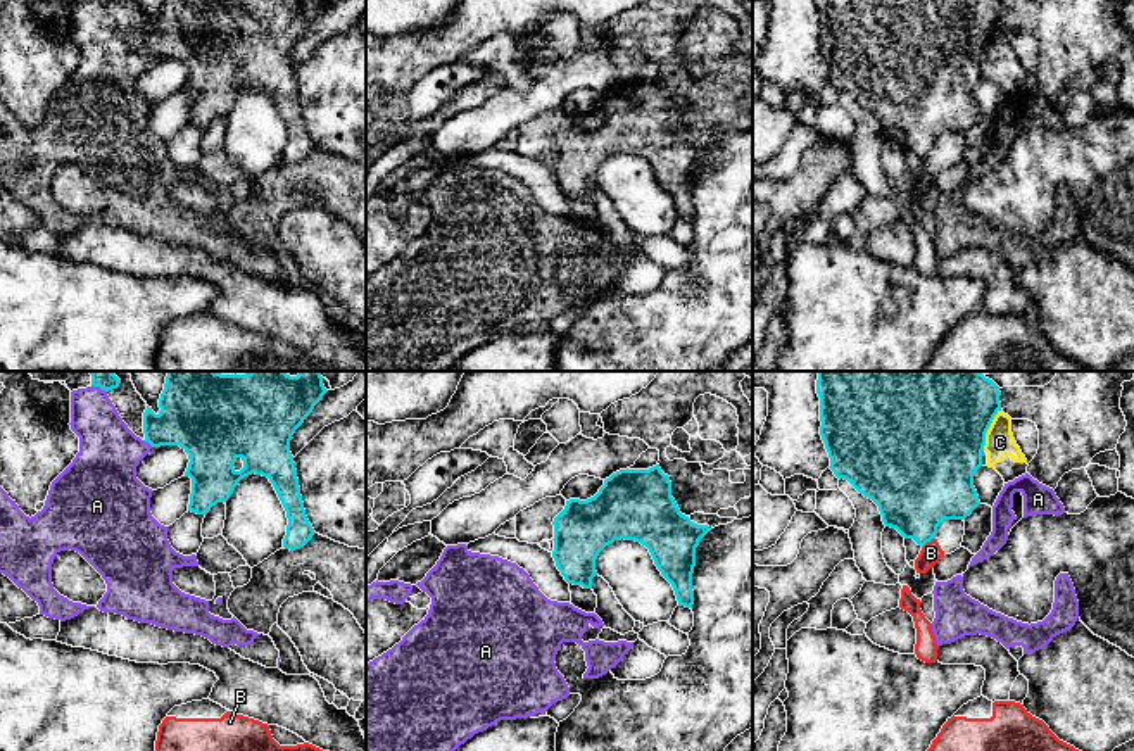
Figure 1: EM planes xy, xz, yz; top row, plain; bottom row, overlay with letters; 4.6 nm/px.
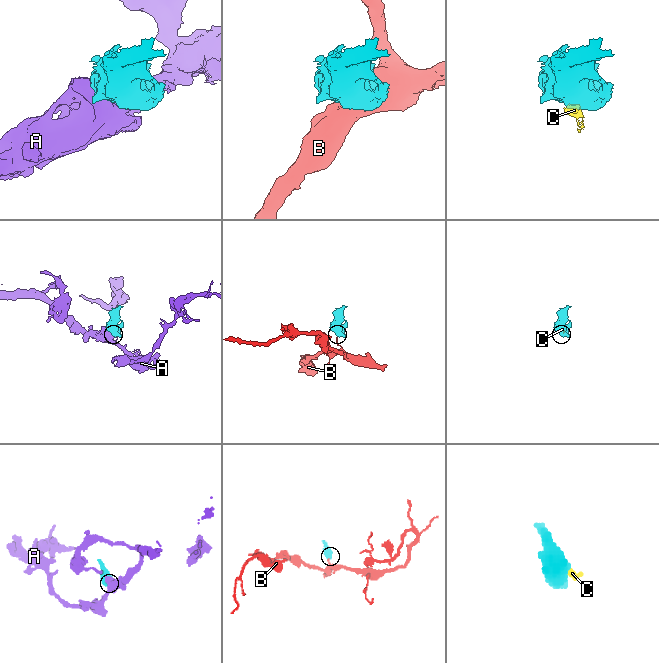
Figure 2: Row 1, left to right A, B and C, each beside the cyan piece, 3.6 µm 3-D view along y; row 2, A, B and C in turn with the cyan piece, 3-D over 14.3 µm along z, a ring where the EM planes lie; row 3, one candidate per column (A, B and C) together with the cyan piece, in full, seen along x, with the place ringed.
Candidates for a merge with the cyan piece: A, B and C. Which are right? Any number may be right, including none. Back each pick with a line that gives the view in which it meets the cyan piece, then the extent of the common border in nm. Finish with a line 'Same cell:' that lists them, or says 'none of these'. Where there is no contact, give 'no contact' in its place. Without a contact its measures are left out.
Same cell: none of these

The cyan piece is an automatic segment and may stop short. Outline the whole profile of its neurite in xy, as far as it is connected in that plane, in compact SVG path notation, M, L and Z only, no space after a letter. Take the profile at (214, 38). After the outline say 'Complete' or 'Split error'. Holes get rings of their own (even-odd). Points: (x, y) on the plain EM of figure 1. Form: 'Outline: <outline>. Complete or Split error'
Outline: M164 0L161 24L155 28L147 19L143 26L145 55L152 60L180 59L188 67L188 124L197 128L226 116L242 92L252 86L268 90L288 131L283 161L295 164L316 145L306 129L290 54L326 5L324 0Z. Complete

